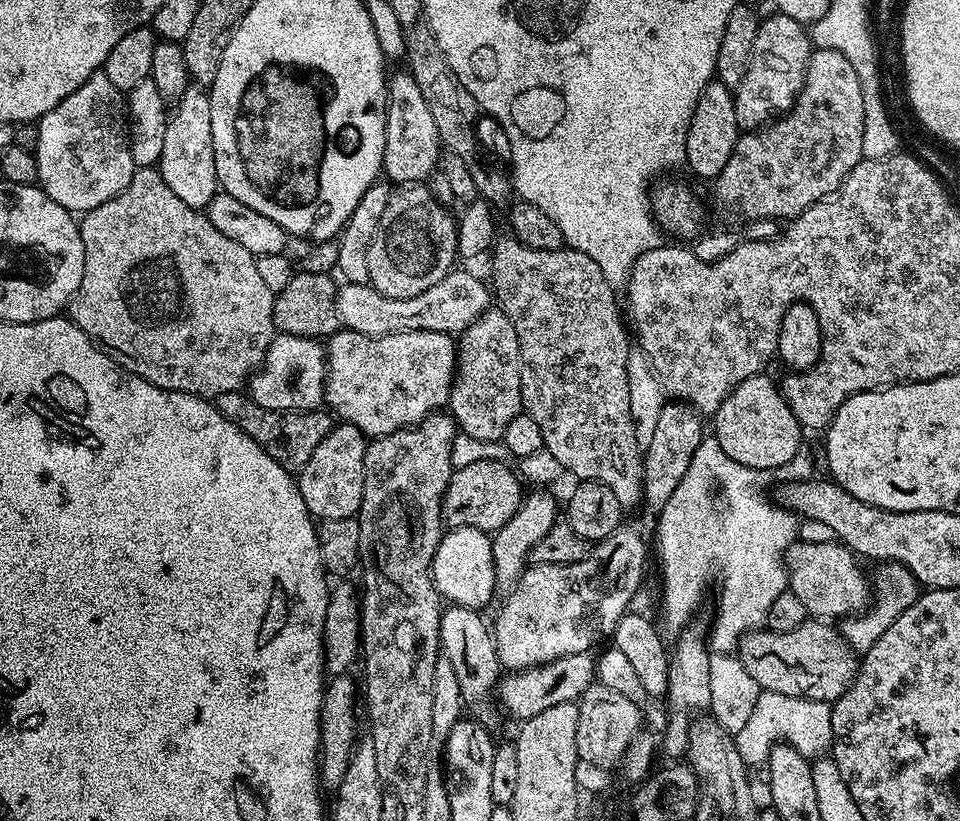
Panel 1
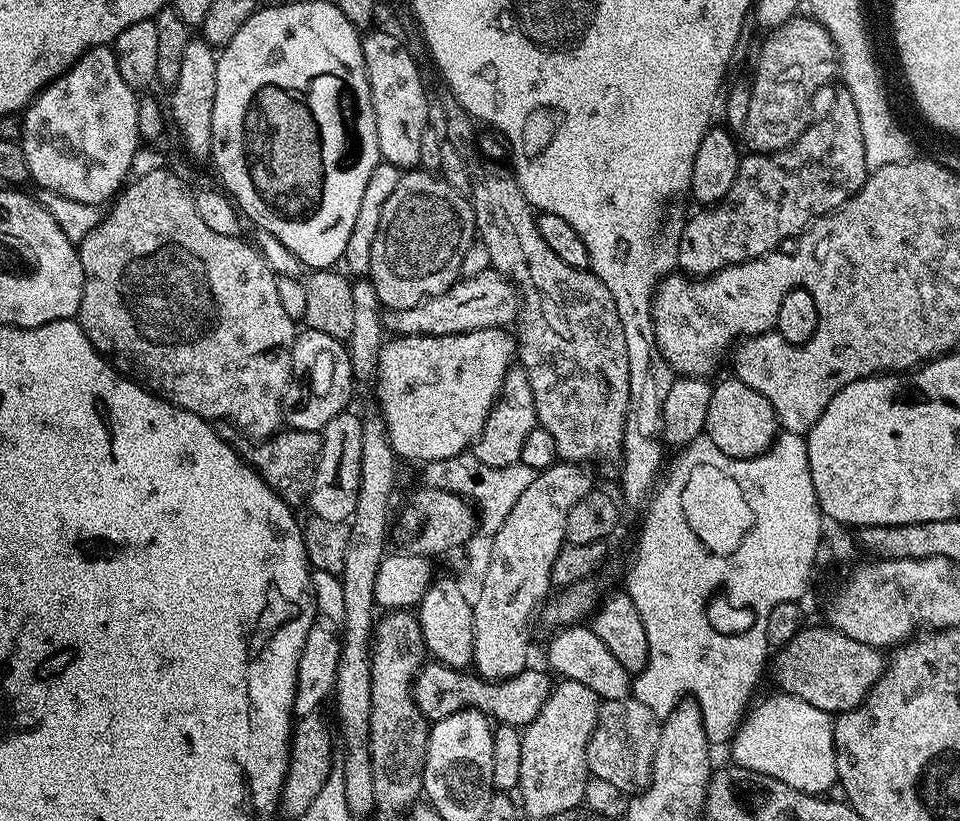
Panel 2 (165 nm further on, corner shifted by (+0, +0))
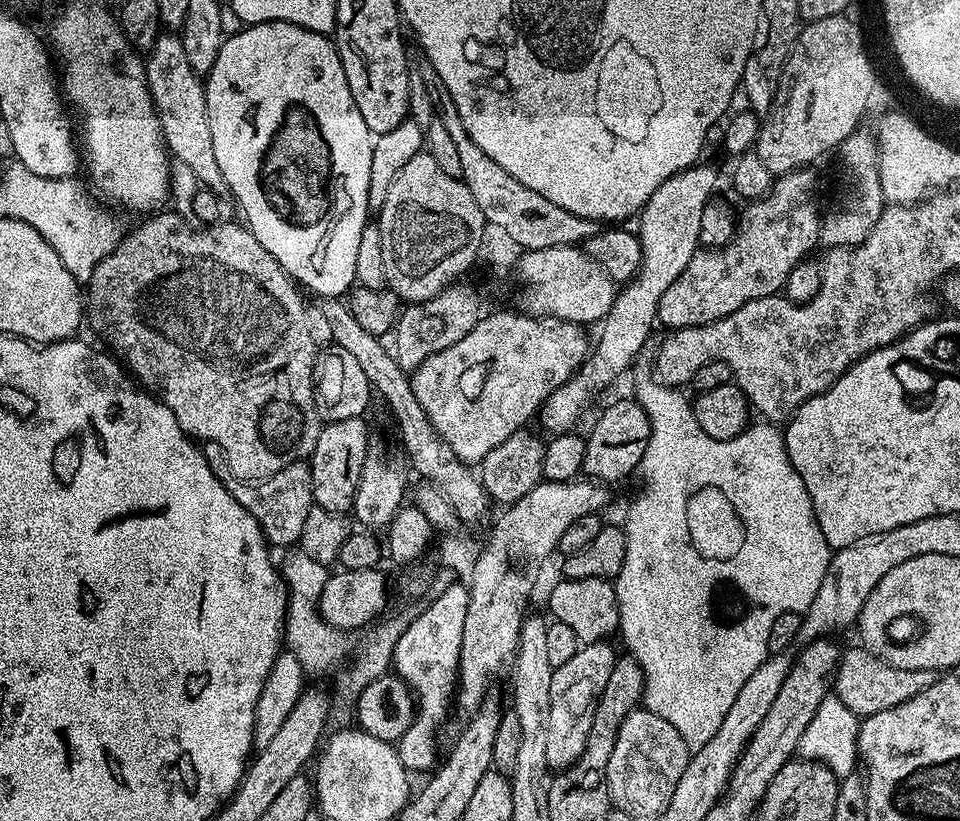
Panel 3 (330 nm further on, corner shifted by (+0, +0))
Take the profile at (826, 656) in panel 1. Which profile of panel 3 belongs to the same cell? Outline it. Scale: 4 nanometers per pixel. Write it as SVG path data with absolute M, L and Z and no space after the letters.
M855 646L843 653L840 665L836 671L834 694L857 717L873 716L882 710L890 710L910 698L914 694L922 694L926 686L930 686L937 677L937 673L930 670L902 670L898 666L888 664L875 656L863 646Z

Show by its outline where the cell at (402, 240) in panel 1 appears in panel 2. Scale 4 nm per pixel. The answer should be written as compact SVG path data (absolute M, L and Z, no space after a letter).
M405 171L394 194L382 206L382 222L378 222L378 234L374 234L374 250L370 250L370 279L381 305L398 313L445 292L461 279L462 258L477 236L476 215L467 195L456 192L435 171Z

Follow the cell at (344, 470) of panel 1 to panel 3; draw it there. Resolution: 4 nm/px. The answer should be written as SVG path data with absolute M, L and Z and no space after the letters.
M346 418L333 420L321 427L318 446L314 446L310 457L312 498L315 507L342 513L347 513L351 509L370 443L368 428L364 423L361 418Z

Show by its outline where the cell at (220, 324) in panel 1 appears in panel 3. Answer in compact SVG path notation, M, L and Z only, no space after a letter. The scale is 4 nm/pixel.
M160 212L157 216L149 215L144 218L149 218L149 220L142 221L125 240L123 237L117 243L116 249L111 254L102 258L98 266L94 266L94 274L88 279L86 285L87 323L92 323L93 330L109 344L107 347L123 361L127 371L151 395L161 400L171 410L174 418L178 418L178 426L182 426L182 430L188 437L200 442L217 444L224 451L226 465L228 464L229 470L237 476L235 478L237 481L267 480L268 477L278 474L294 461L307 461L312 455L314 446L318 446L318 434L322 427L322 421L316 409L314 383L318 348L310 340L309 327L306 326L306 301L304 302L300 297L302 292L296 281L284 273L282 266L270 255L266 246L262 246L262 242L258 242L258 238L254 238L254 234L248 231L243 223L217 222L207 226L197 226L195 223L187 224L179 216L181 213L176 212Z

